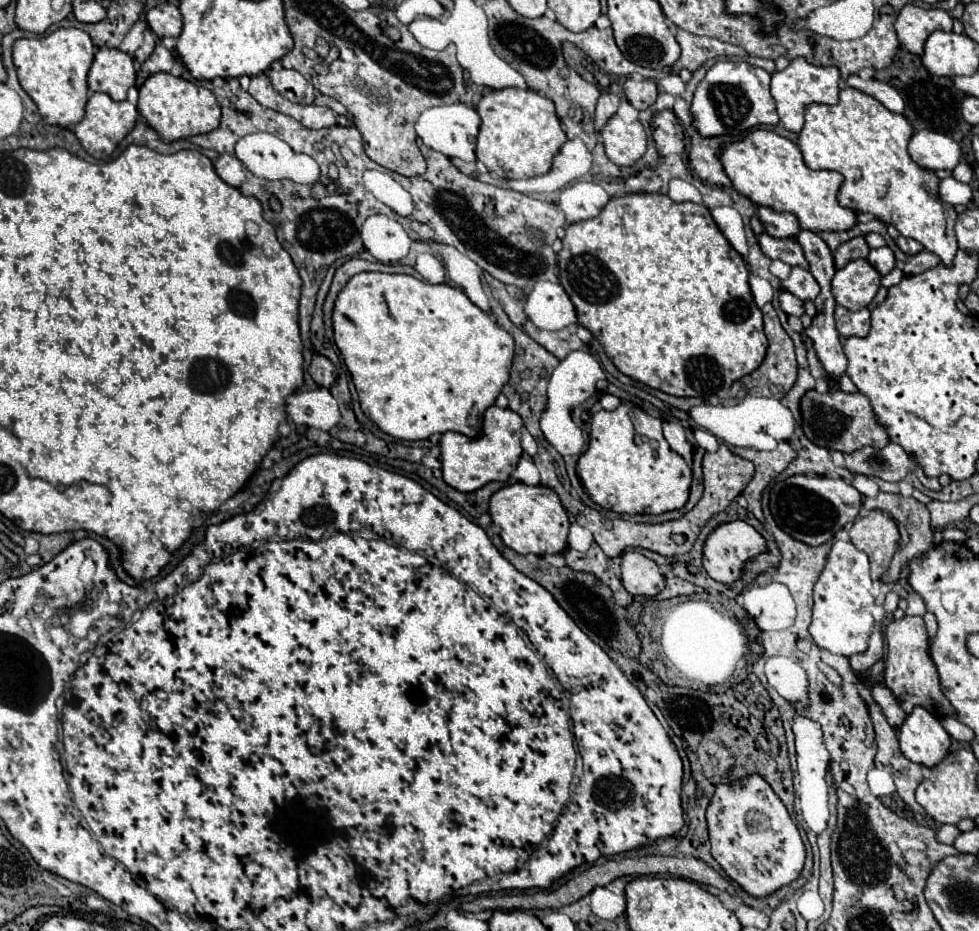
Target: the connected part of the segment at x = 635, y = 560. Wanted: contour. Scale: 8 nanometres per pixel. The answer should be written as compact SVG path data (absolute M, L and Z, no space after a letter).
M638 551L622 555L622 585L628 593L640 597L656 597L664 589L664 577L658 565Z

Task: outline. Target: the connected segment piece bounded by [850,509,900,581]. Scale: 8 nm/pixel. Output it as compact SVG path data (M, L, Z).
M874 509L852 525L850 541L870 557L872 581L880 581L896 553L900 531L888 513Z

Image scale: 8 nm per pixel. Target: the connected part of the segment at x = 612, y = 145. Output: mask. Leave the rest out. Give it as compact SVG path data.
M614 115L600 135L604 137L606 155L620 167L630 167L646 153L646 133L640 121L624 123Z

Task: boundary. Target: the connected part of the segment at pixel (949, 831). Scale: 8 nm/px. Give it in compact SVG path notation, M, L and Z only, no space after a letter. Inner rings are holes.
M942 825L942 827L938 829L938 841L948 843L948 845L952 845L958 835L960 835L960 829L958 829L956 825Z

